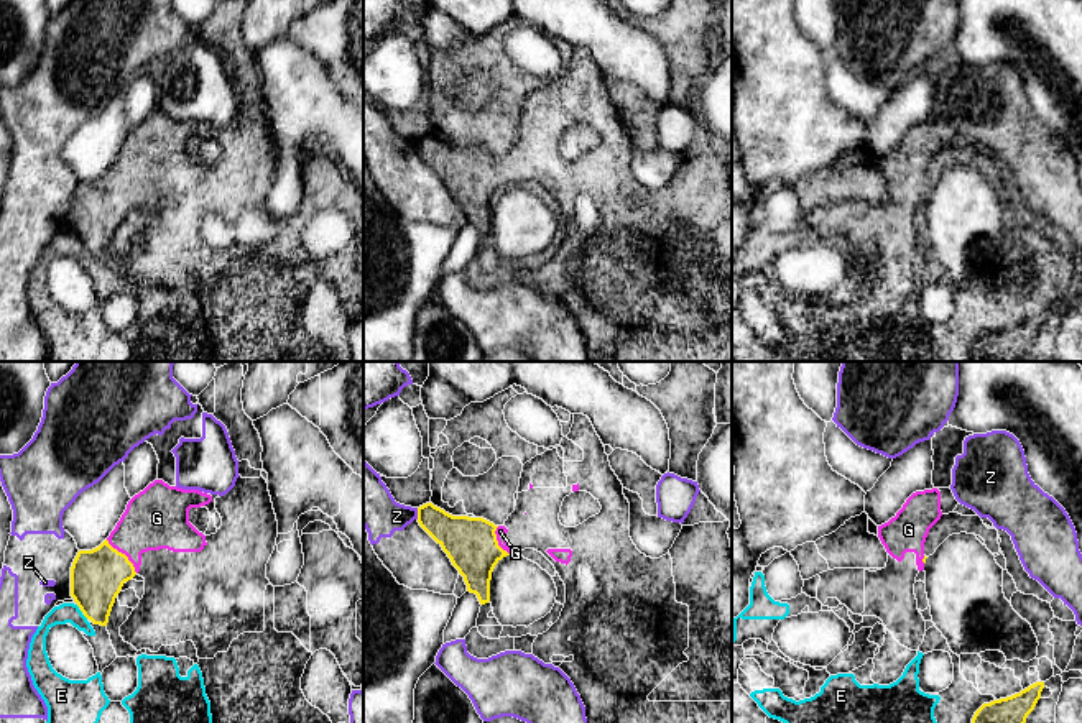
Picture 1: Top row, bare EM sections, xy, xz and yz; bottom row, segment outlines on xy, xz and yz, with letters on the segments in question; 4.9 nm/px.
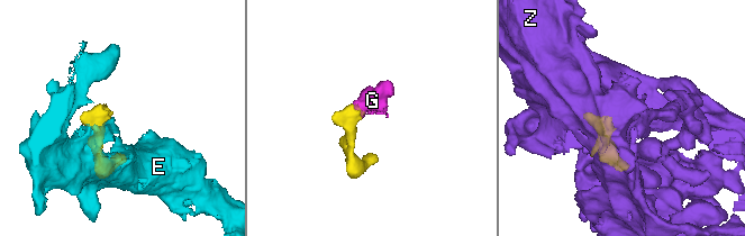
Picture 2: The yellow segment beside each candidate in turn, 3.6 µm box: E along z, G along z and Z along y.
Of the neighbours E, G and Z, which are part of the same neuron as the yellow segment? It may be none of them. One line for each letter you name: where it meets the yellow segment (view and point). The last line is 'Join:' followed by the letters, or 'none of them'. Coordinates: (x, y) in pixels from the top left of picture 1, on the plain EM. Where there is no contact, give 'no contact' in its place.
G: xy (124, 186)
Join: G

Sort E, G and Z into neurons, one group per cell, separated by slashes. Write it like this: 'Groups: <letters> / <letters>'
Groups: E / G / Z

